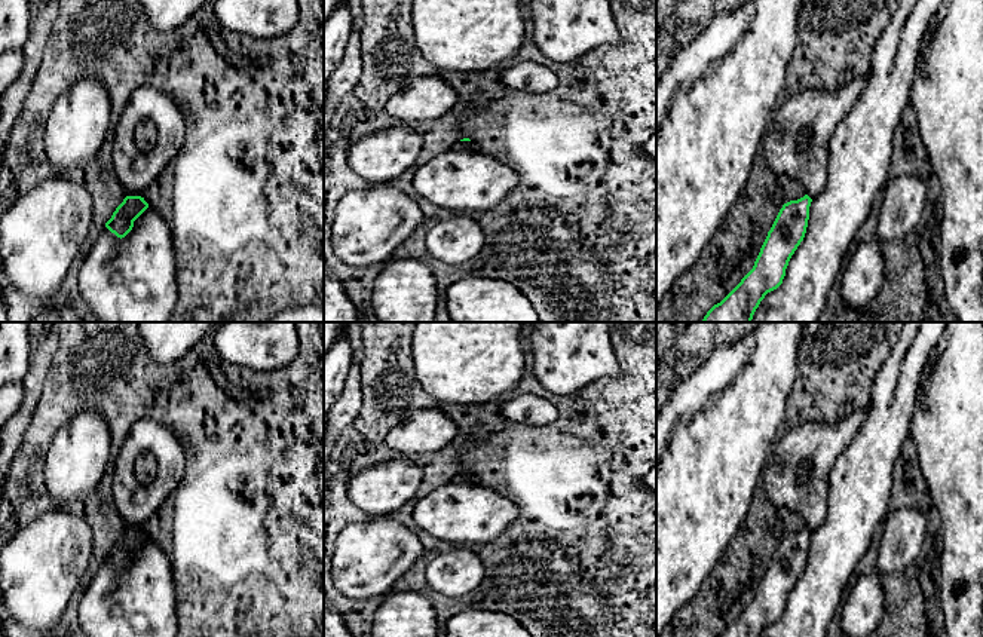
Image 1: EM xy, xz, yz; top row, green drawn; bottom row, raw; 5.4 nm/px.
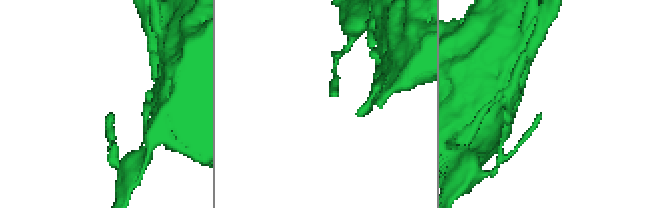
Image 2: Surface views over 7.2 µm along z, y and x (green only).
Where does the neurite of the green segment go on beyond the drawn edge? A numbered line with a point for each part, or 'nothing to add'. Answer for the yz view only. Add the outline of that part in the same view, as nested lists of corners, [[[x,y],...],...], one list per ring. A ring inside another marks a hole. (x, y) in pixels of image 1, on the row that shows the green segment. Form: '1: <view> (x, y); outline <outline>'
nothing to add

